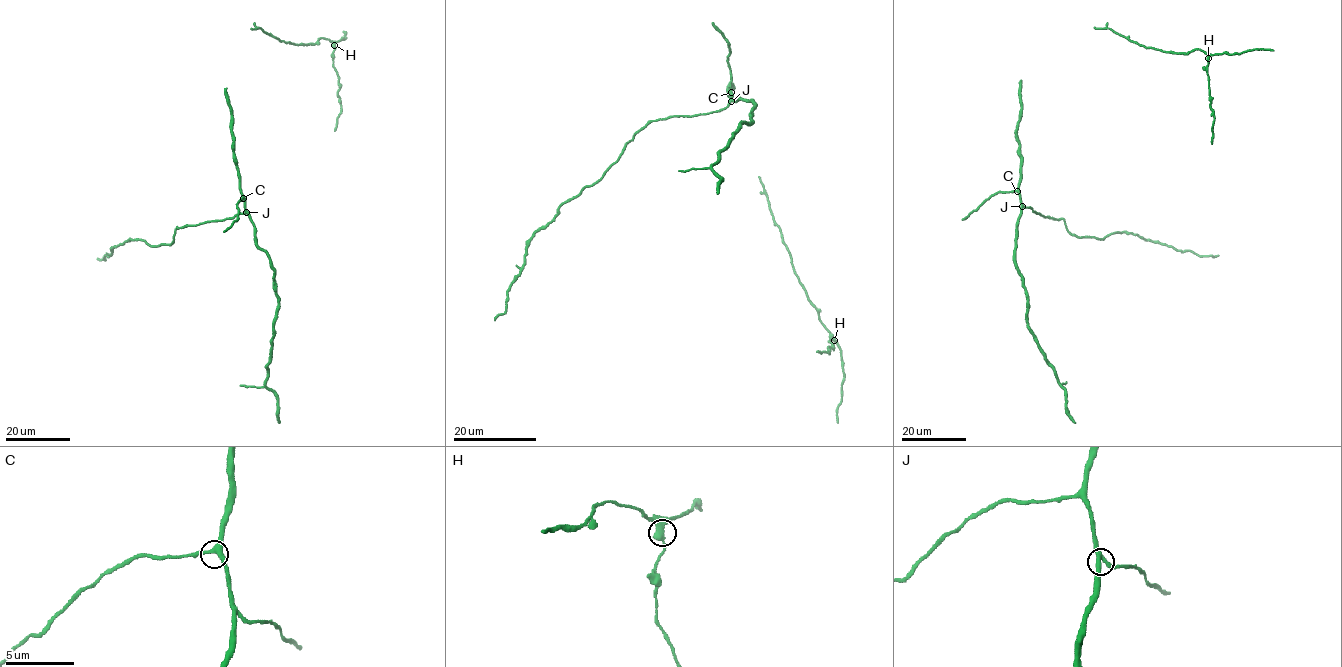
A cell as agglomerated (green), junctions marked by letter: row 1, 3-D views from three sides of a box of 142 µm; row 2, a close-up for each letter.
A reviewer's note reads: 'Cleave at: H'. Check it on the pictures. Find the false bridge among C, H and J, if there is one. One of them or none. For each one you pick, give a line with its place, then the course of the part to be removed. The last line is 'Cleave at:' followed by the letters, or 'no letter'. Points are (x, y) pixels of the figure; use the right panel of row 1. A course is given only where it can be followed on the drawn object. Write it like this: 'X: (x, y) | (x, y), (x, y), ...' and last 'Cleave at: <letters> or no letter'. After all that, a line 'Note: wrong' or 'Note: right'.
H: (1208, 58) | (1209, 58), (1211, 109), (1214, 117), (1212, 143)
Cleave at: H
Note: right

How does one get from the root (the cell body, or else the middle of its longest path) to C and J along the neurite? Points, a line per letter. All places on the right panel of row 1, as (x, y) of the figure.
C: (1019, 122), (1017, 140), (1021, 180), (1017, 191)
J: (1019, 122), (1017, 140), (1021, 160), (1018, 191), (1022, 206)

